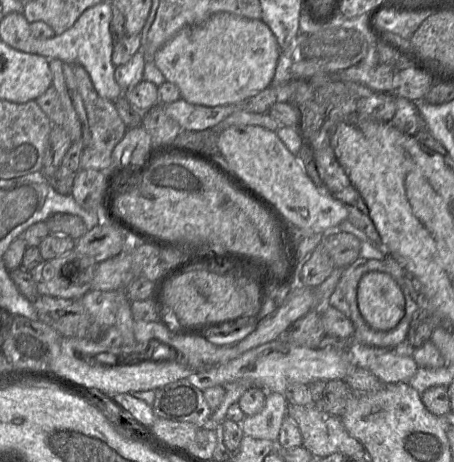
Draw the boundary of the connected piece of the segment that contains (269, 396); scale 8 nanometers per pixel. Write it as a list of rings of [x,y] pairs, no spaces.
[[[267,392],[263,409],[253,416],[245,416],[240,423],[244,435],[276,442],[287,409],[284,394]]]

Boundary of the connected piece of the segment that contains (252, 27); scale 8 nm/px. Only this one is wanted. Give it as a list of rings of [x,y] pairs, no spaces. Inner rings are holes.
[[[227,12],[213,14],[205,22],[182,28],[154,55],[154,63],[166,81],[175,84],[185,101],[203,106],[220,106],[242,101],[271,83],[280,58],[275,36],[261,19],[248,19]]]

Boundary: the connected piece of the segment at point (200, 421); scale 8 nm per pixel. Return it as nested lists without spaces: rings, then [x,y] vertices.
[[[181,379],[155,390],[152,409],[157,418],[188,422],[198,428],[210,425],[212,410],[203,392],[188,379]]]

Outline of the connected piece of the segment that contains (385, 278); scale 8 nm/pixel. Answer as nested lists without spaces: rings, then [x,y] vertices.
[[[365,273],[357,286],[357,305],[364,321],[378,331],[395,328],[405,312],[405,299],[391,275]]]

